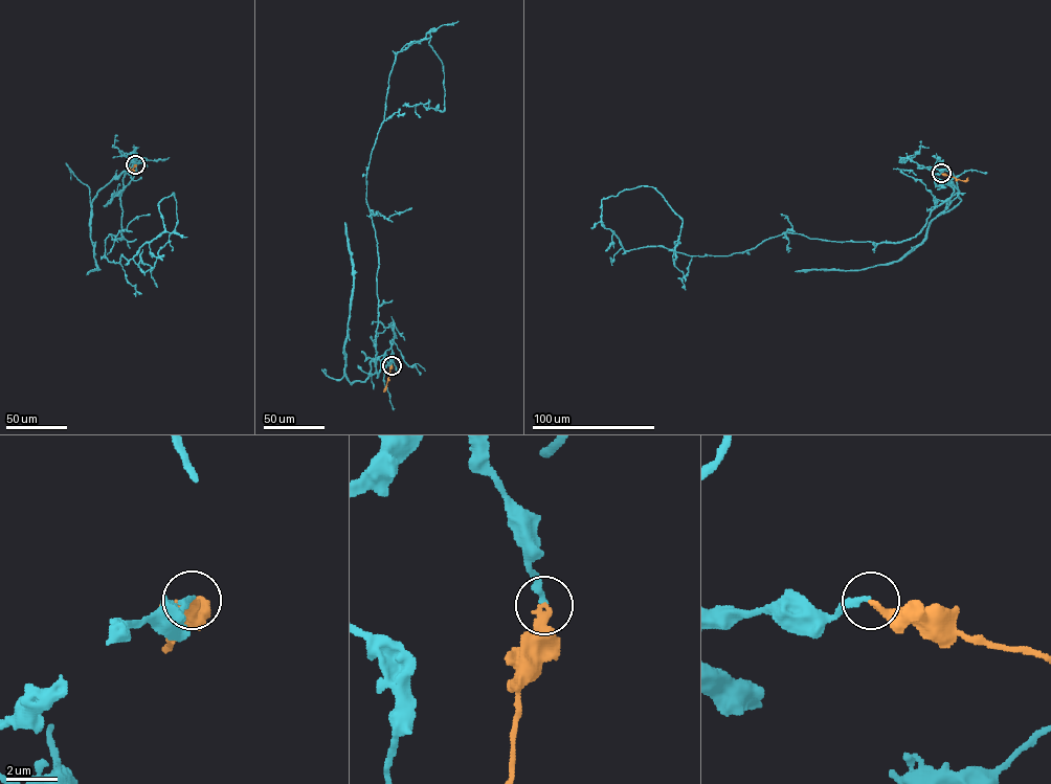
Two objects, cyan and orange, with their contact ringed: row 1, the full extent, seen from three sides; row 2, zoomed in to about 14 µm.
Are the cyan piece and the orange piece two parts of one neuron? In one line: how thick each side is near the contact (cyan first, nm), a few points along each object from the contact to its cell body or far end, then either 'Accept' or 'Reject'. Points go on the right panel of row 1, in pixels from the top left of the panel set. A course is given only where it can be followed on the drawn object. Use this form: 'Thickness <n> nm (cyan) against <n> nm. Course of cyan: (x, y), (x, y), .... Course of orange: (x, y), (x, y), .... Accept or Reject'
Thickness 260 nm (cyan) against 260 nm. Course of cyan: (941, 174), (953, 195), (896, 242), (625, 250), (602, 200), (653, 187), (683, 220), (674, 262), (674, 243). Course of orange: (941, 174), (963, 181), (968, 178). Accept

